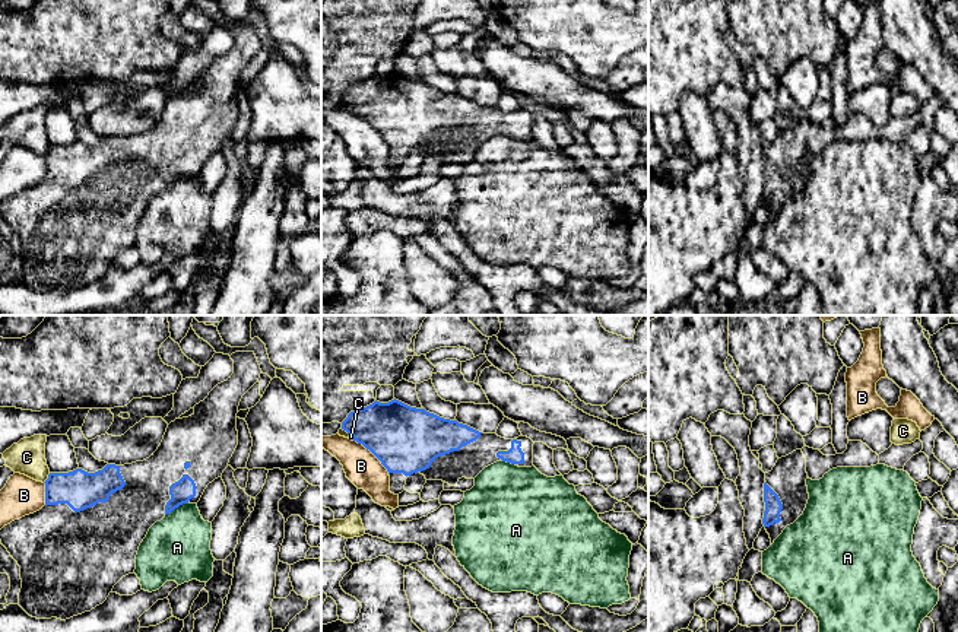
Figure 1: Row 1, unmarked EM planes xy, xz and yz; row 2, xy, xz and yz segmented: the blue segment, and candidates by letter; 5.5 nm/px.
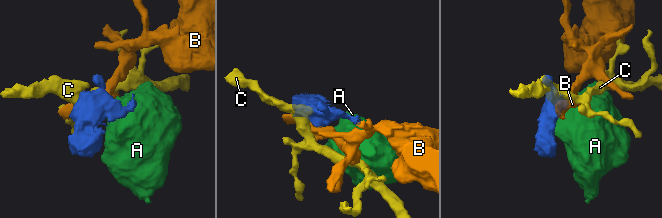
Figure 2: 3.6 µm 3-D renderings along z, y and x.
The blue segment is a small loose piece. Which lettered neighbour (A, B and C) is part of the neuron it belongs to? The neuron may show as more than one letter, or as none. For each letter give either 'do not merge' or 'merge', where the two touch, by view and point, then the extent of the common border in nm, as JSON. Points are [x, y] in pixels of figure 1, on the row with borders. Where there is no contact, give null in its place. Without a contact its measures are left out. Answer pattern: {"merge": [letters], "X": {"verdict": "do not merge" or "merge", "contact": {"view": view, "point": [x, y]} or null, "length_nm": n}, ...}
{"merge": [], "A": {"verdict": "do not merge", "contact": {"view": "xy", "point": [177, 507]}, "length_nm": 150}, "B": {"verdict": "do not merge", "contact": {"view": "xz", "point": [373, 453]}, "length_nm": 280}, "C": {"verdict": "do not merge", "contact": {"view": "xy", "point": [48, 478]}, "length_nm": 70}}

